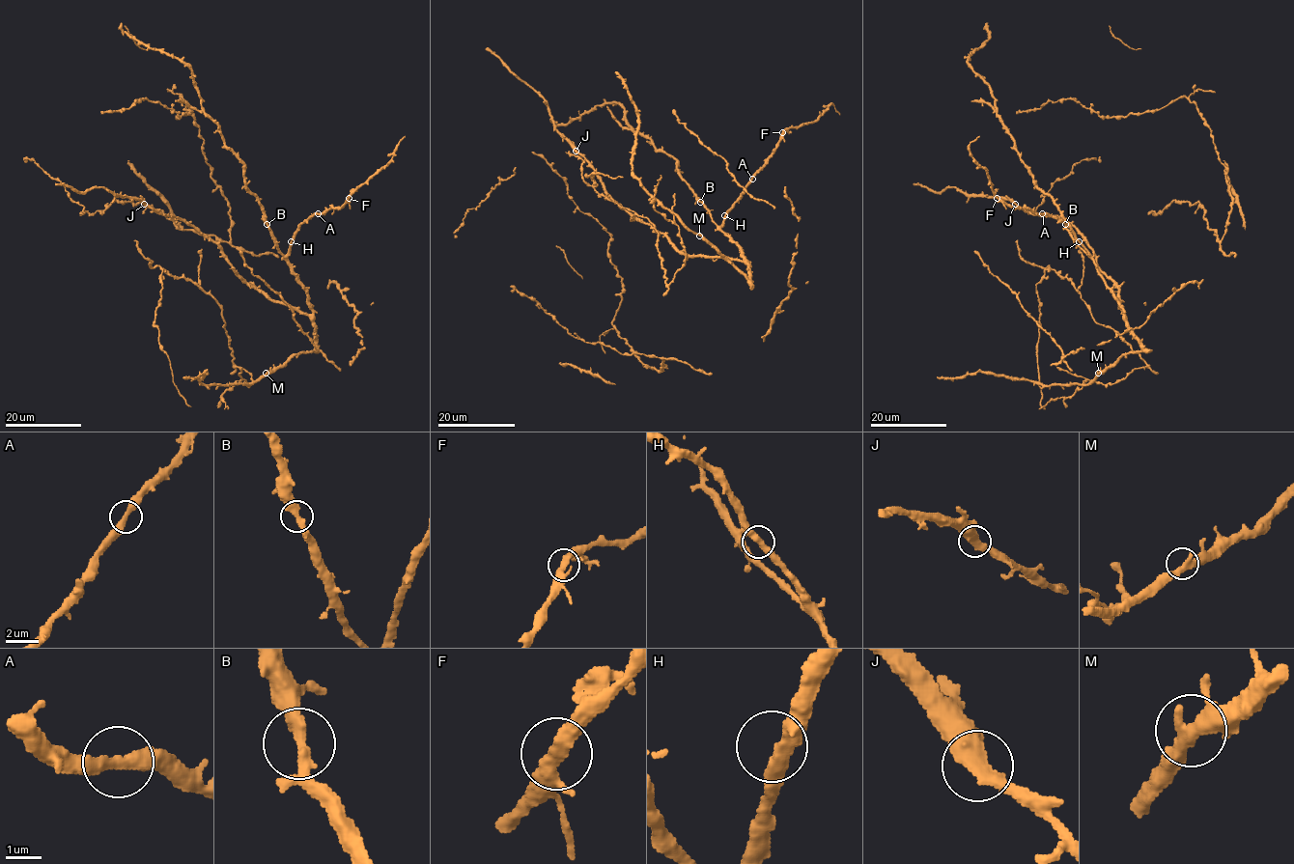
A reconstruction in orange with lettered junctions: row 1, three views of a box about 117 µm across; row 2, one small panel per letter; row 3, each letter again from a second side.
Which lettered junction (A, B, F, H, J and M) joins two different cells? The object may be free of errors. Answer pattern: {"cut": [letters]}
{"cut": []}

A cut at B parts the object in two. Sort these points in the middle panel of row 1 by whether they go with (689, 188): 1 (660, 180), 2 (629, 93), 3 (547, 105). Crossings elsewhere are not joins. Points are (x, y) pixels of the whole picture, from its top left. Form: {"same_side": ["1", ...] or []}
{"same_side": []}

